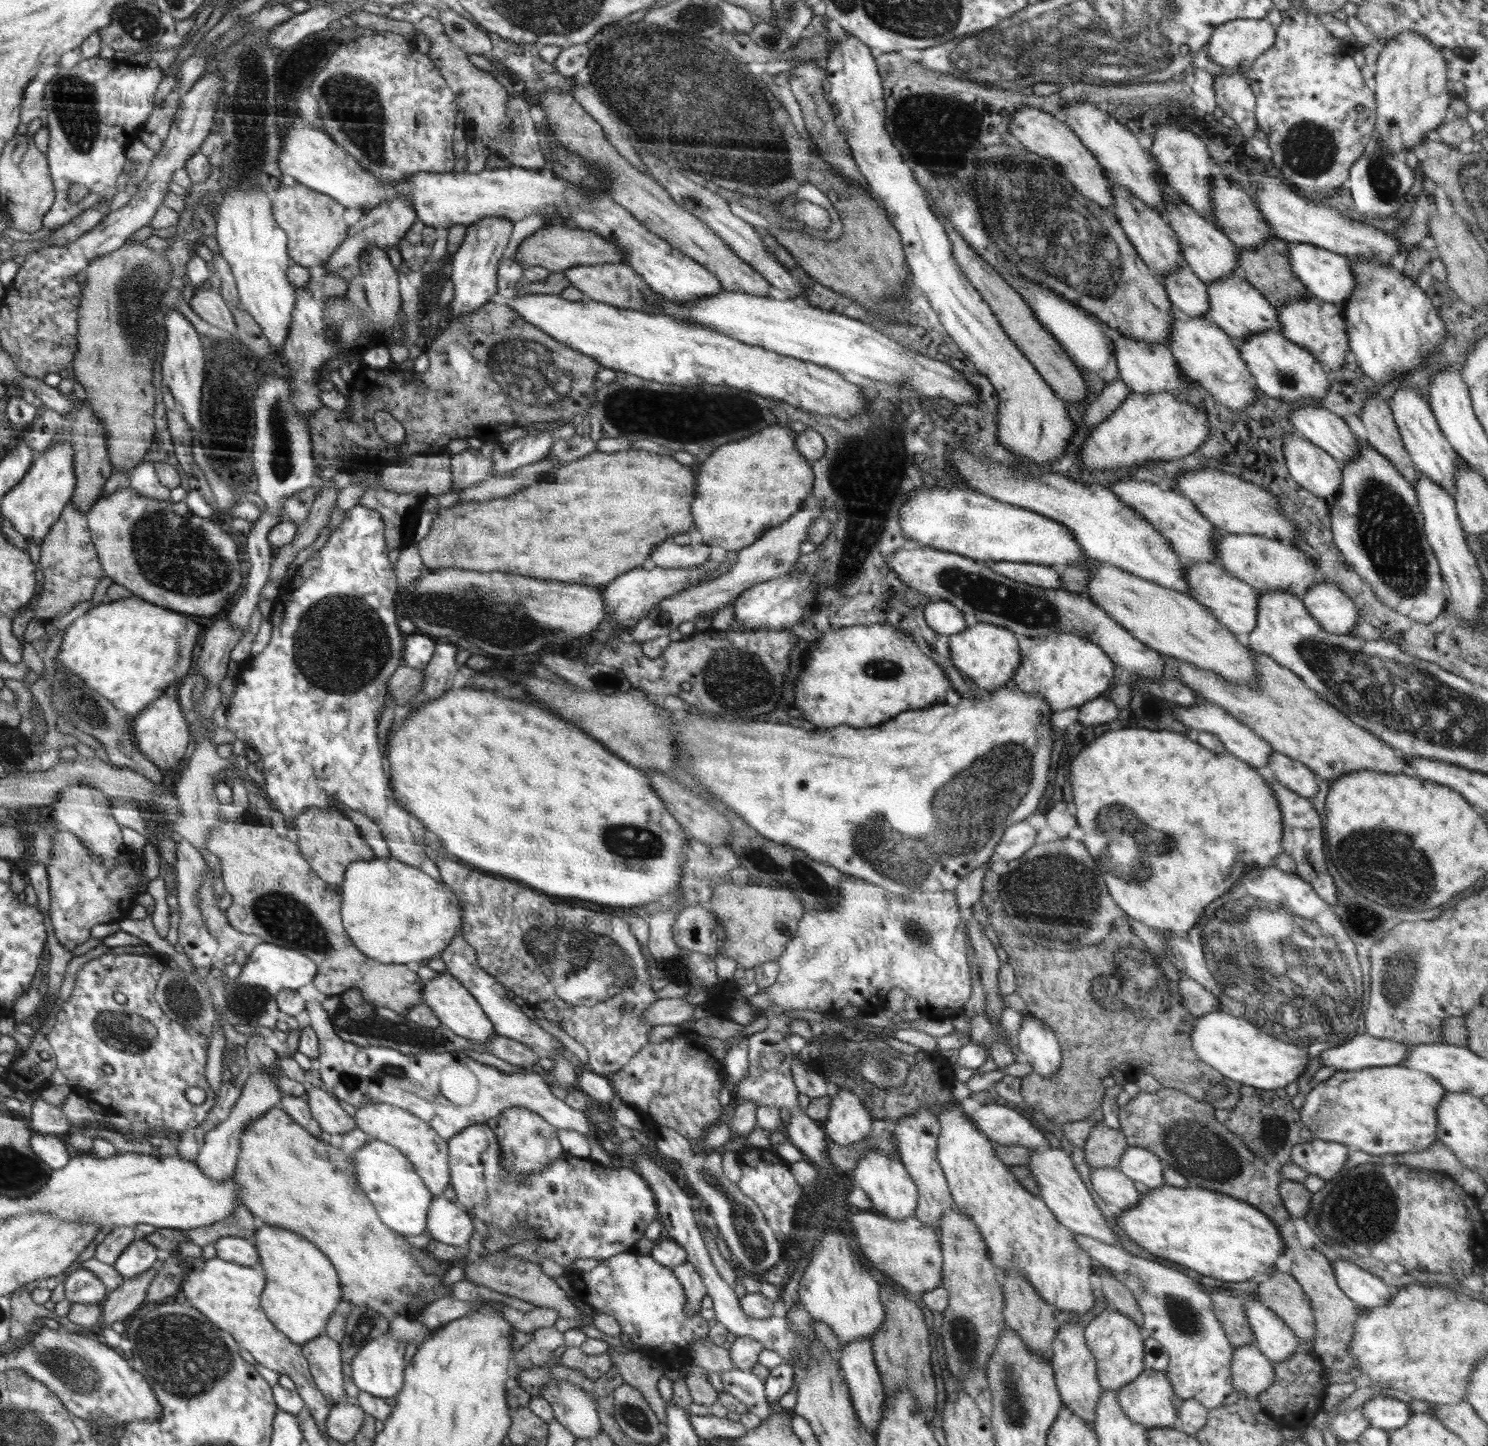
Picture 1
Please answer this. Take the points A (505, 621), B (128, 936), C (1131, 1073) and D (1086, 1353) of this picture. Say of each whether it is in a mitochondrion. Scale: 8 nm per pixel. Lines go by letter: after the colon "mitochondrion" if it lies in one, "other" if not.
A: mitochondrion
B: other
C: other
D: other

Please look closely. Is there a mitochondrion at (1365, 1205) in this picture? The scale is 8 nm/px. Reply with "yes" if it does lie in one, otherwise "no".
yes

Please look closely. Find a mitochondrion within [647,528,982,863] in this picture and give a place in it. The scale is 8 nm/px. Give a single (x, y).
(738, 680)

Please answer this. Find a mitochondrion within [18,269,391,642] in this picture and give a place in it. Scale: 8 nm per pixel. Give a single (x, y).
(172, 553)

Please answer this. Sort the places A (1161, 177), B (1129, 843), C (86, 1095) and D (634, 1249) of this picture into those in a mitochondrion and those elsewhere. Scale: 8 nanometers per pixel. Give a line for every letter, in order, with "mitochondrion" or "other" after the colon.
A: other
B: mitochondrion
C: other
D: other

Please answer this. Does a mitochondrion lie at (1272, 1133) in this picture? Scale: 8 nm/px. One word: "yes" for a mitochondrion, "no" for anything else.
yes

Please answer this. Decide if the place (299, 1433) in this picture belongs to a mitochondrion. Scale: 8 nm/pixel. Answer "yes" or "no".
no

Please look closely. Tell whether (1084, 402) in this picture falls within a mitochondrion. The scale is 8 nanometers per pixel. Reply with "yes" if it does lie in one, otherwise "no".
no

